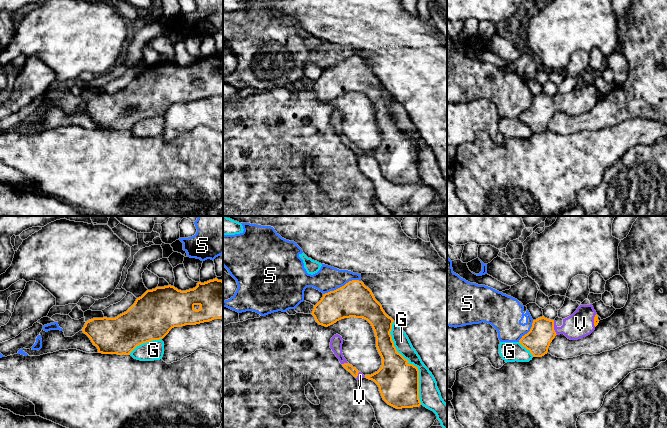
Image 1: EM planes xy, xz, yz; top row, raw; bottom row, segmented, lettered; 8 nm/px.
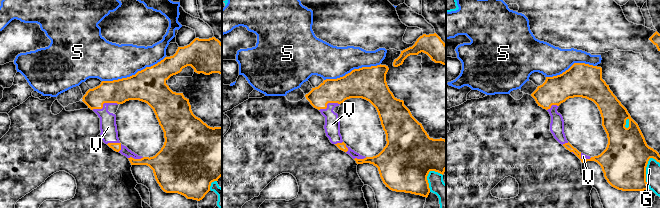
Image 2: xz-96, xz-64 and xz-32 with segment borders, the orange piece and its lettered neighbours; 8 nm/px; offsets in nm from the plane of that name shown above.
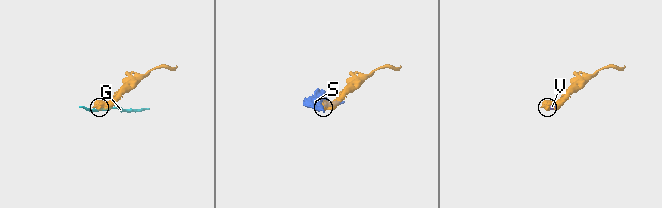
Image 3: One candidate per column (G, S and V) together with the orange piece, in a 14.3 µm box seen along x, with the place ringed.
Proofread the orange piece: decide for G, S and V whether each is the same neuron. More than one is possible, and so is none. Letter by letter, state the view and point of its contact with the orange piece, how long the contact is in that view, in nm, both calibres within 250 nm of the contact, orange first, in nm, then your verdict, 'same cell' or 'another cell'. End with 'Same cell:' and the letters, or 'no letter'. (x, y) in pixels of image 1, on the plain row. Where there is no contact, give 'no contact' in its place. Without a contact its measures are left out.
G: xz (410, 140) | 700 nm | 320/150 nm | another cell
S: xz (342, 62) | 320 nm | 280/200 nm | another cell
V: yz (553, 103) | 120 nm | 200/220 nm | same cell
Same cell: V

